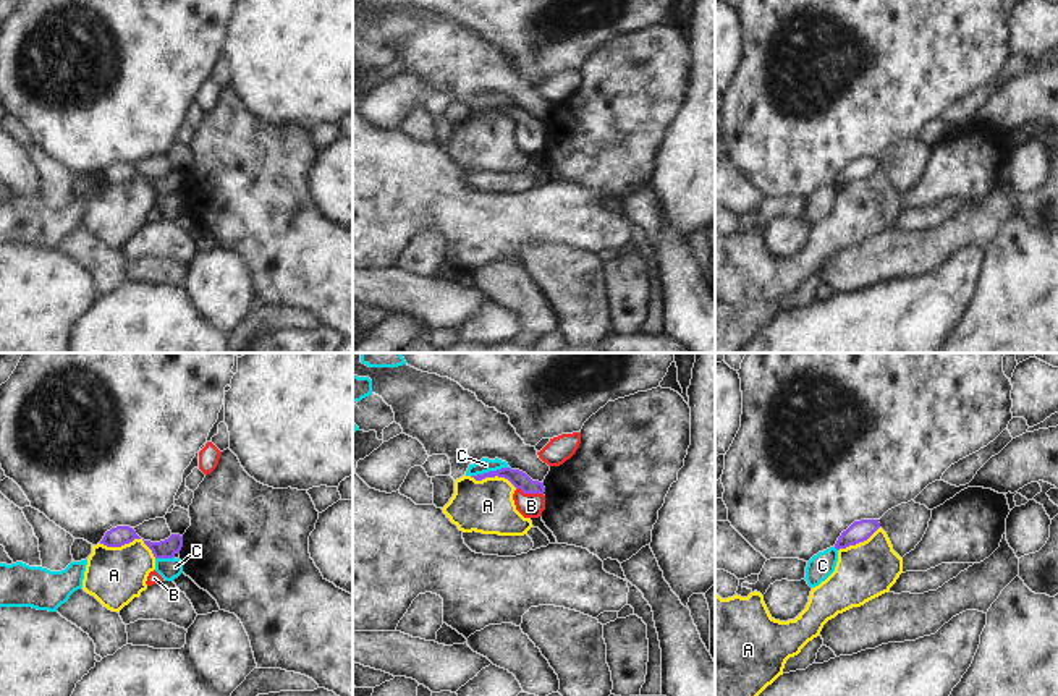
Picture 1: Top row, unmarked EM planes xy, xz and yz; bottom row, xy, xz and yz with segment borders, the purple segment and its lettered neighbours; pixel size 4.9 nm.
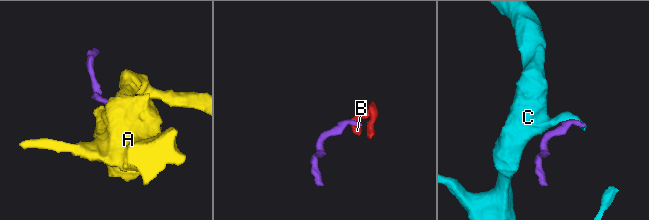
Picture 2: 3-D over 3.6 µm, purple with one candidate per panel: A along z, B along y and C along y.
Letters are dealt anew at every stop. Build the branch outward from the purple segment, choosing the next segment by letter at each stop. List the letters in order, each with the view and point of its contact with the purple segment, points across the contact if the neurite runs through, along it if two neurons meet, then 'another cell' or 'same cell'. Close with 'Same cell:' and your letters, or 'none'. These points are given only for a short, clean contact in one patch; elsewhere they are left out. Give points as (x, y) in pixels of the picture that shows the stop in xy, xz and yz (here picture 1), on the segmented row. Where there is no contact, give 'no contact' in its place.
A: meets purple in xy at (130, 541); border along xy (101, 543), (123, 546), (141, 539), (156, 557); another cell
B: meets purple in xz at (529, 492); runs through xz (520, 479), (529, 492), (531, 505); same cell
C: meets purple in xz at (489, 471); border along xz (508, 466), (471, 476); another cell
Same cell: B

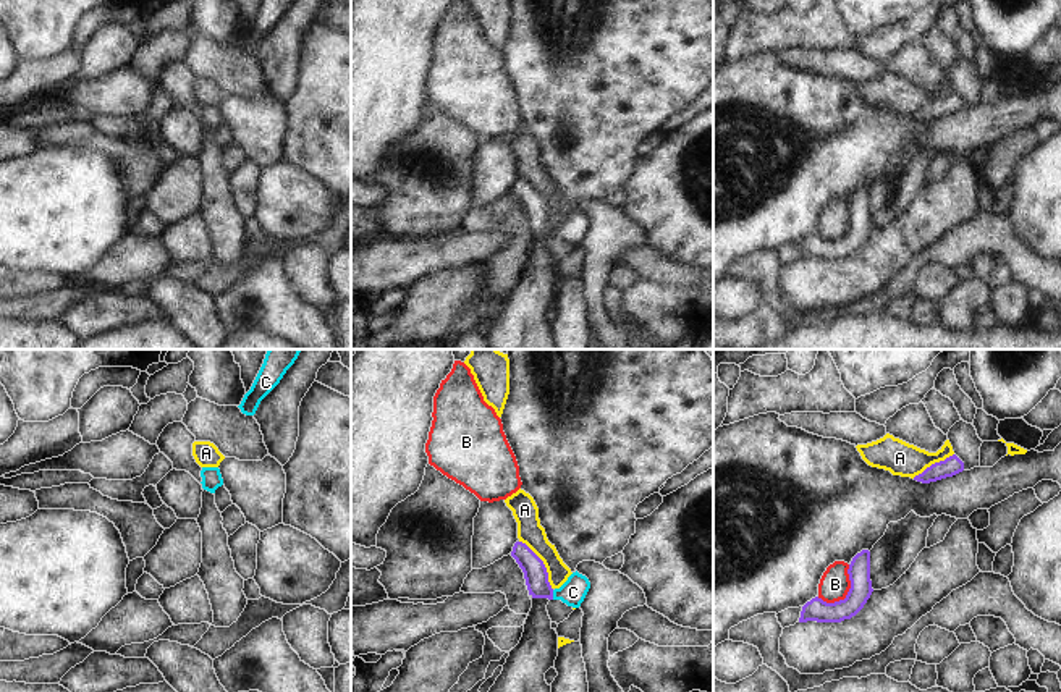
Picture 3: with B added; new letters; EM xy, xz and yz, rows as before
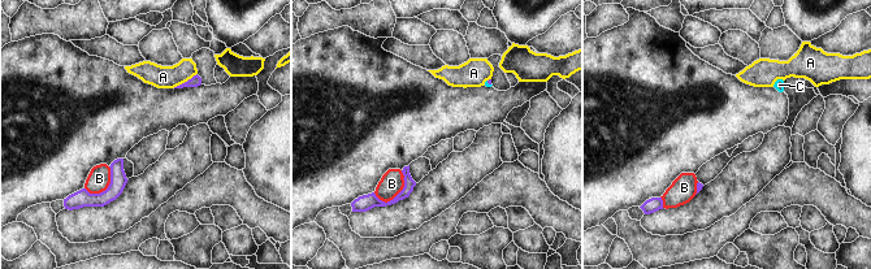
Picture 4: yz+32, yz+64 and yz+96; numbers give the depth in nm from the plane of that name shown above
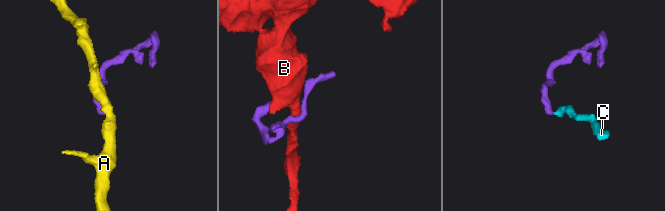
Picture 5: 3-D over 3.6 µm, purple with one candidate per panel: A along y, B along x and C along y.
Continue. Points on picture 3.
A: meets purple in xz at (544, 565); border along xz (519, 540), (542, 561), (552, 589); another cell
B: meets purple in yz at (848, 594); another cell
C: meets purple in xz at (552, 595); runs through xz (536, 574), (536, 579), (552, 595), (573, 592); same cell
Same cell: C

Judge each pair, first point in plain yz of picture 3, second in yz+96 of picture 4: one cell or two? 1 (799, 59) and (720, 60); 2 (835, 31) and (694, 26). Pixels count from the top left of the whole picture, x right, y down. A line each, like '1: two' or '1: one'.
1: one
2: two

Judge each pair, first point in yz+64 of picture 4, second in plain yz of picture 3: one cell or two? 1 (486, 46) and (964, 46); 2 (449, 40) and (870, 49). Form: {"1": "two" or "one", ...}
{"1": "two", "2": "two"}

